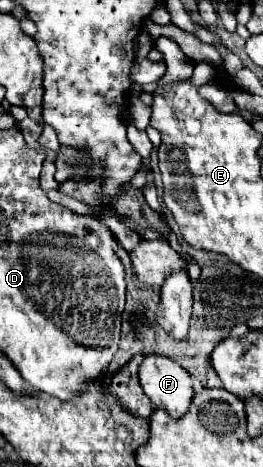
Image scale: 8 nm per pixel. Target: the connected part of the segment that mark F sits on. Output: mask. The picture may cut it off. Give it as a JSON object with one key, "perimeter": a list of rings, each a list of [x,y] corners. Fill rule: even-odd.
{"perimeter":[[[146,354],[138,368],[140,384],[154,406],[164,406],[172,418],[180,418],[194,394],[190,374],[164,354]]]}

